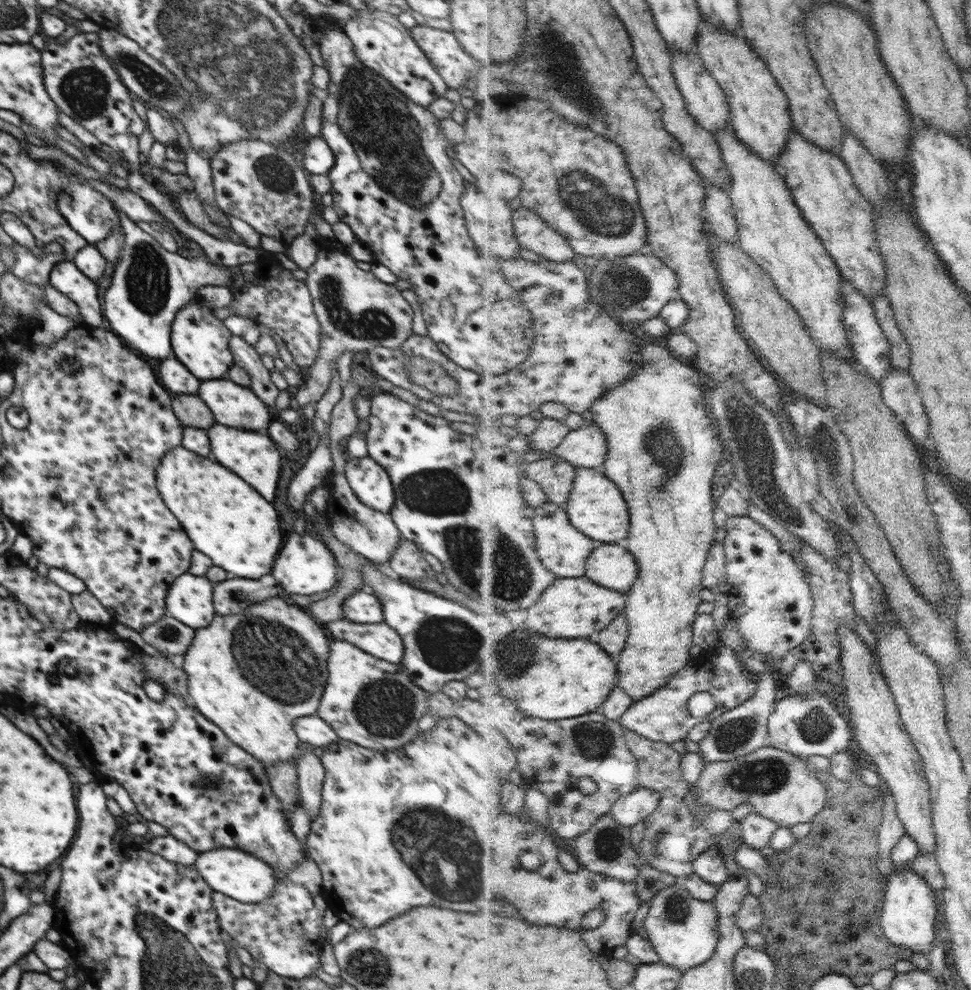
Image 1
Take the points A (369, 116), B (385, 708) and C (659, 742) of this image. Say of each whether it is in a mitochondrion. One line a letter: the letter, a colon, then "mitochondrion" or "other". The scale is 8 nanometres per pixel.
A: mitochondrion
B: mitochondrion
C: other

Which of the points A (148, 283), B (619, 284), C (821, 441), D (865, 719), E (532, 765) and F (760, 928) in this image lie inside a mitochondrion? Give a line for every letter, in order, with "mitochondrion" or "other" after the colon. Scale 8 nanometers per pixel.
A: mitochondrion
B: mitochondrion
C: mitochondrion
D: other
E: other
F: other

